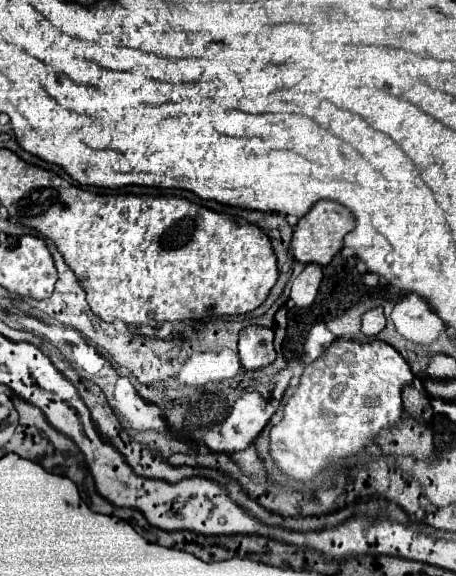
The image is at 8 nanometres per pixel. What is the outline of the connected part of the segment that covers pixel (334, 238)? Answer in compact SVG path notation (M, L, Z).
M332 200L316 202L312 210L306 216L302 216L294 226L294 234L290 240L294 258L302 264L314 262L314 264L326 266L332 260L332 256L342 248L342 238L352 230L352 226L354 226L352 214L346 208L342 208L338 202L332 202Z

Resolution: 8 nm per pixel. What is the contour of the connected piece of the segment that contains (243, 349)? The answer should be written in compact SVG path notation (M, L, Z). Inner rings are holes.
M248 326L240 332L238 342L238 354L244 370L258 370L274 362L274 330L272 328L260 328L260 326Z

